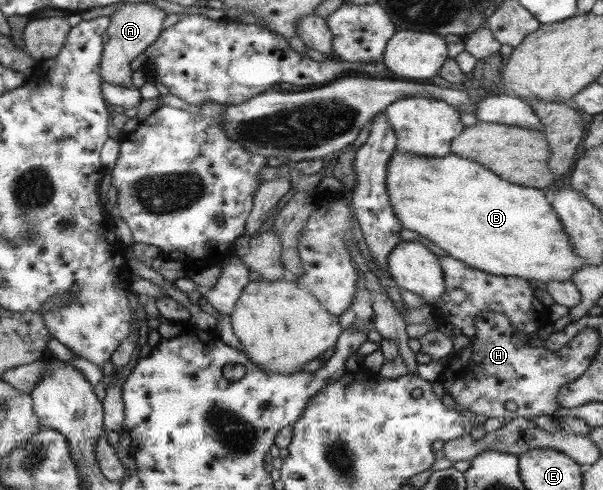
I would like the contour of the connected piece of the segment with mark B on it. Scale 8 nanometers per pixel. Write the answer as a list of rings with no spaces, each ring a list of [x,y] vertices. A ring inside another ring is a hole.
[[[394,150],[393,155],[389,157],[386,163],[384,182],[393,215],[397,218],[397,221],[402,225],[403,229],[409,229],[409,231],[413,231],[413,233],[417,233],[417,235],[422,235],[423,239],[427,239],[427,241],[431,241],[435,247],[443,249],[449,257],[461,261],[461,263],[473,269],[478,269],[479,271],[494,276],[520,277],[526,279],[531,288],[534,287],[544,291],[546,281],[571,280],[572,273],[583,266],[580,257],[577,257],[572,252],[557,214],[553,211],[550,204],[545,201],[543,190],[533,189],[529,186],[515,185],[512,182],[505,181],[497,177],[497,174],[485,169],[485,166],[481,166],[479,163],[471,161],[469,158],[458,157],[453,154],[449,154],[445,157],[417,157],[411,155],[411,153],[399,153],[399,151]]]

